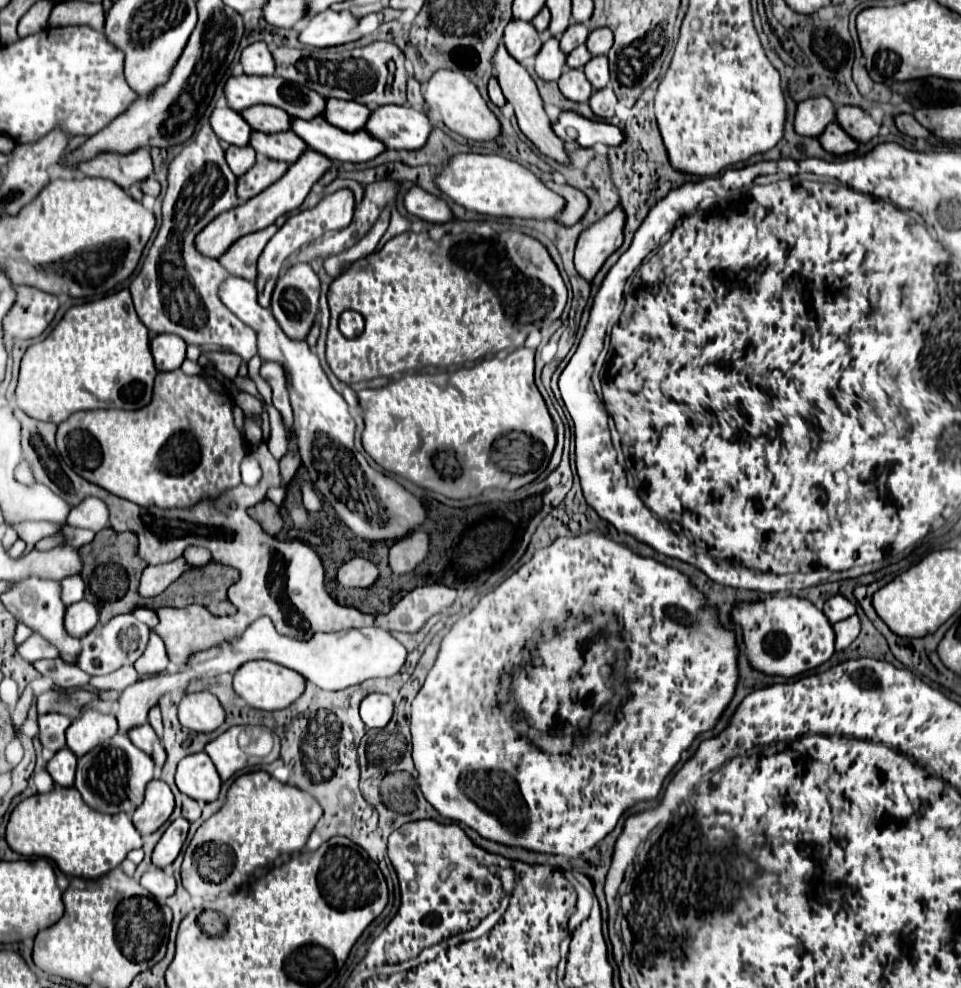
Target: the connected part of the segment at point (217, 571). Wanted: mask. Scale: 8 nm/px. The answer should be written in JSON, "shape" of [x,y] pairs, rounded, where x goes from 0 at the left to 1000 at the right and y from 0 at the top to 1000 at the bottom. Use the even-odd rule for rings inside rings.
{"shape":[[[219,569],[210,577],[200,577],[200,585],[189,585],[189,587],[181,589],[181,593],[175,593],[171,597],[171,601],[166,601],[164,605],[154,605],[154,613],[164,615],[169,609],[171,609],[169,613],[181,613],[181,615],[191,615],[191,613],[198,613],[198,611],[210,611],[223,623],[239,623],[239,621],[246,619],[246,613],[239,611],[235,597],[237,597],[239,591],[243,591],[246,585],[248,585],[248,579],[243,575]]]}

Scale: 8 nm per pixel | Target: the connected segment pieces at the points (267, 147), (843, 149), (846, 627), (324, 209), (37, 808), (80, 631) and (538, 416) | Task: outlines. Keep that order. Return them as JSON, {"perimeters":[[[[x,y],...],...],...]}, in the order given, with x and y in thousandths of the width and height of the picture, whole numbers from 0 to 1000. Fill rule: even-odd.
{"perimeters":[[[[262,132],[260,148],[283,162],[296,162],[300,166],[308,164],[318,152],[318,144],[314,144],[304,132],[298,132],[298,136],[268,136],[268,132]]],[[[864,123],[864,128],[860,128],[860,132],[851,138],[851,142],[855,144],[855,150],[864,156],[882,156],[882,154],[889,154],[893,150],[891,142],[887,142],[872,128],[872,123]]],[[[889,621],[889,623],[884,623],[884,626],[876,628],[876,630],[870,630],[866,636],[868,636],[868,642],[870,642],[870,658],[878,658],[895,642],[895,628]]],[[[352,192],[348,196],[341,196],[337,198],[327,211],[320,211],[316,215],[310,215],[306,219],[302,219],[298,223],[298,227],[281,241],[281,245],[277,247],[275,255],[271,257],[271,263],[268,263],[268,281],[266,281],[266,291],[268,291],[268,306],[271,310],[279,312],[281,310],[281,300],[283,300],[283,294],[287,289],[287,283],[291,279],[291,273],[293,273],[293,267],[296,263],[312,253],[316,247],[323,247],[325,243],[341,237],[341,235],[350,235],[350,233],[356,233],[364,227],[366,223],[366,215],[368,215],[368,196],[366,192]]],[[[56,796],[48,804],[25,808],[12,820],[6,836],[6,852],[23,866],[52,868],[69,887],[98,891],[125,877],[135,860],[146,858],[148,846],[129,822],[119,826],[104,824],[87,814],[77,796]]],[[[83,607],[69,615],[67,634],[69,640],[75,642],[77,646],[85,646],[89,640],[94,640],[100,634],[100,630],[102,630],[102,617],[92,607]]],[[[545,352],[545,354],[535,354],[524,362],[510,362],[502,364],[499,368],[491,372],[477,372],[472,377],[458,377],[458,379],[420,379],[416,385],[406,387],[398,393],[391,395],[373,395],[373,409],[379,419],[379,437],[377,437],[377,451],[385,460],[385,464],[398,472],[402,478],[408,478],[412,482],[418,482],[427,486],[429,490],[456,498],[464,504],[489,504],[489,502],[499,502],[506,494],[524,494],[524,496],[539,496],[552,488],[556,488],[570,472],[572,462],[579,451],[579,433],[576,425],[568,413],[568,407],[564,399],[560,397],[556,389],[556,354]]]]}

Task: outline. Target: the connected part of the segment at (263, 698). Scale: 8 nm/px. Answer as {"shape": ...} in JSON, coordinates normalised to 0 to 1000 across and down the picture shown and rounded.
{"shape":[[[281,668],[256,670],[243,684],[246,702],[268,719],[296,719],[316,702],[316,696],[318,696],[318,688],[314,686],[314,682],[298,674],[285,672]]]}

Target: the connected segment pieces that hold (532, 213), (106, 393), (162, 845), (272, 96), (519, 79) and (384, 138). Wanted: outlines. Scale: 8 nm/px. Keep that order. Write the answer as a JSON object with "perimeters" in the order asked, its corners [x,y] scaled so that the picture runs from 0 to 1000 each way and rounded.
{"perimeters":[[[[477,156],[460,168],[454,178],[454,186],[468,202],[506,219],[579,223],[583,213],[589,209],[589,202],[568,190],[568,186],[549,170],[518,156]]],[[[125,294],[104,304],[75,310],[58,332],[44,346],[29,350],[21,368],[21,383],[17,391],[17,411],[37,425],[62,429],[81,415],[98,413],[127,413],[144,415],[156,407],[158,389],[162,381],[156,358],[156,342],[152,330],[142,320],[133,294]]],[[[183,828],[175,838],[173,842],[169,844],[169,848],[164,850],[162,858],[160,858],[160,864],[158,864],[158,874],[164,877],[164,879],[173,879],[177,877],[183,866],[187,864],[189,860],[189,854],[194,850],[194,844],[196,844],[196,836],[198,832],[194,828]]],[[[256,75],[239,77],[237,83],[233,85],[233,97],[235,97],[239,109],[246,113],[252,113],[254,109],[260,109],[264,105],[281,105],[281,107],[289,107],[289,109],[298,111],[302,117],[310,117],[316,121],[333,117],[333,113],[337,111],[337,103],[339,103],[331,93],[327,93],[318,87],[300,83],[296,79],[289,79],[289,77],[256,77]]],[[[522,45],[518,47],[512,63],[514,63],[514,67],[516,67],[516,77],[518,77],[518,83],[520,83],[520,87],[522,87],[522,93],[524,93],[524,97],[527,97],[527,101],[533,103],[533,107],[535,107],[535,113],[537,113],[541,132],[560,148],[560,152],[562,152],[564,156],[568,156],[568,158],[572,158],[572,160],[589,166],[591,160],[589,160],[587,144],[576,136],[574,126],[572,126],[572,121],[570,121],[570,117],[568,117],[568,113],[566,113],[566,109],[564,109],[564,99],[562,99],[562,95],[560,95],[560,91],[558,91],[556,81],[554,81],[552,75],[547,73],[547,69],[541,67],[541,65],[529,55],[529,51],[527,51]]],[[[412,105],[393,107],[381,121],[381,134],[410,152],[439,150],[447,132],[450,128],[441,113]]]]}

